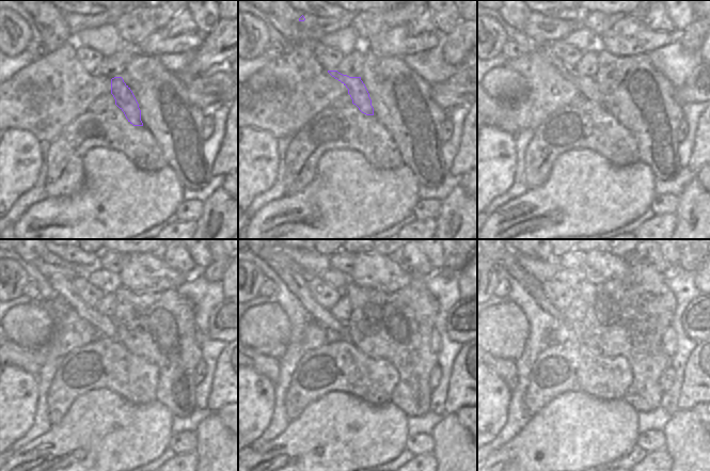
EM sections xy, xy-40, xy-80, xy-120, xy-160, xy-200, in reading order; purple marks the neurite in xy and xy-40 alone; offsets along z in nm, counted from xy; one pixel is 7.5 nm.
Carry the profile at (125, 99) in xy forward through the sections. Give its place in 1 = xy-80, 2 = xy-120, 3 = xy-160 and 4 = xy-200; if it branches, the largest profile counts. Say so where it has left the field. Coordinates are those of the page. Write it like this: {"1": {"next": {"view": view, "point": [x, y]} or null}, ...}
{"1": {"next": {"view": "xy-80", "point": [587, 87]}}, "2": {"next": {"view": "xy-120", "point": [48, 264]}}, "3": {"next": {"view": "xy-160", "point": [288, 271]}}, "4": {"next": {"view": "xy-200", "point": [509, 261]}}}

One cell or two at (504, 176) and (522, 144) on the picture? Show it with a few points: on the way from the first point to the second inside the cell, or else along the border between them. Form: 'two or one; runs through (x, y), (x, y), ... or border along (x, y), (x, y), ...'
two; border along (516, 137), (516, 169), (513, 178)

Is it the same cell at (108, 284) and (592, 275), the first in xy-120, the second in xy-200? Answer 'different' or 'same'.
different

